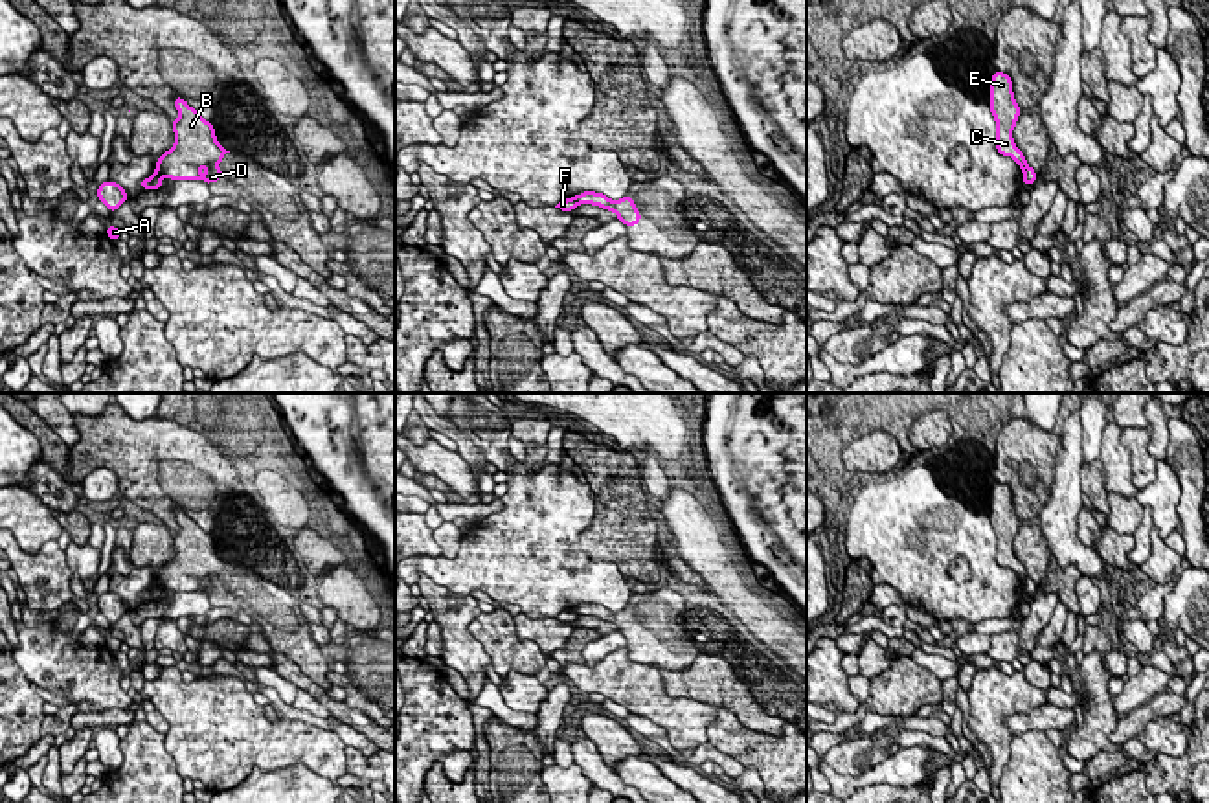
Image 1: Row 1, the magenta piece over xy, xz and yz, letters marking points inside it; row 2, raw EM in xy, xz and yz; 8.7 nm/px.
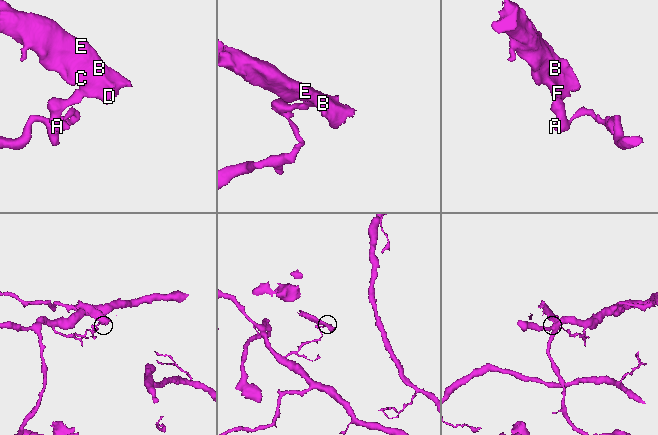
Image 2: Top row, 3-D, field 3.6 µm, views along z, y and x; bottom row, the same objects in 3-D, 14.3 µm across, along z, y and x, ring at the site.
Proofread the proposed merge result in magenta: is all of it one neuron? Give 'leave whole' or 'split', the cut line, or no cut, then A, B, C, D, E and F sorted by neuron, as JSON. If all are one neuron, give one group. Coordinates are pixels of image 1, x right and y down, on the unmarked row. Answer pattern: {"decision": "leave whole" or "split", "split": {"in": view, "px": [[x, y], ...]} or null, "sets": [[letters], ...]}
{"decision": "split", "split": {"in": "xy", "px": [[157, 576], [164, 587]]}, "sets": [["A", "F"], ["B", "C", "D", "E"]]}

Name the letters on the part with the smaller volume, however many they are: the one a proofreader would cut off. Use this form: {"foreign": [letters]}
{"foreign": ["B", "C", "D", "E"]}

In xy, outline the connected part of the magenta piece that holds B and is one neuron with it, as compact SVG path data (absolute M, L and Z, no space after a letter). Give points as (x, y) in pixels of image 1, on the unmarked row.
M175 509L180 526L173 531L175 555L156 577L171 592L219 594L224 584L219 579L226 562L215 548L215 540L186 511Z

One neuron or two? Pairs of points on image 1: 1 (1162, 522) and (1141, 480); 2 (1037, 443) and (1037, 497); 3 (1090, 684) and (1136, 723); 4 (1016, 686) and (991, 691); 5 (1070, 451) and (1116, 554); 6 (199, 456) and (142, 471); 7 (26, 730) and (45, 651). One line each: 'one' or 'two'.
1: two
2: one
3: two
4: one
5: two
6: one
7: two

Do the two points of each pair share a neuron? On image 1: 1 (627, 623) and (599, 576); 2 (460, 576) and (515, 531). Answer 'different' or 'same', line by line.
1: different
2: same

